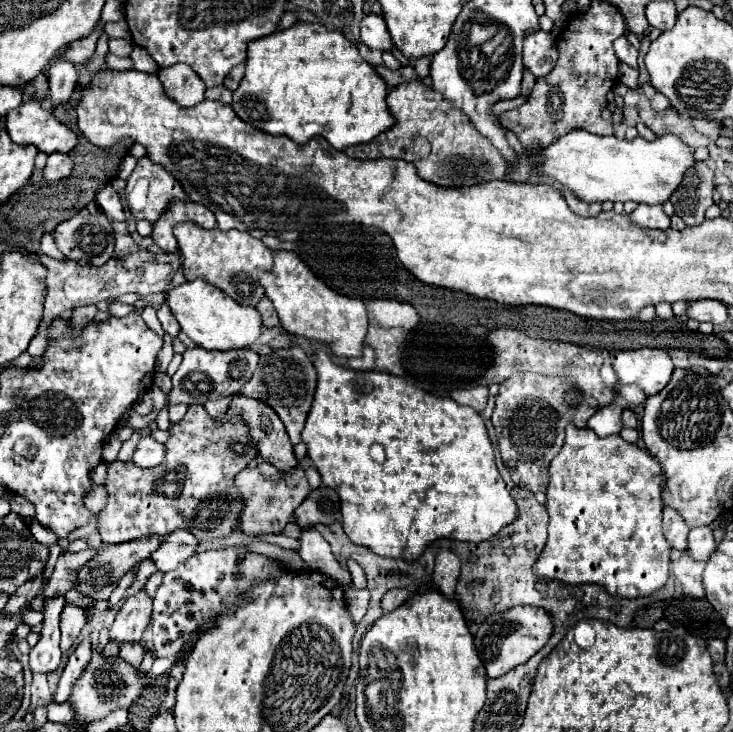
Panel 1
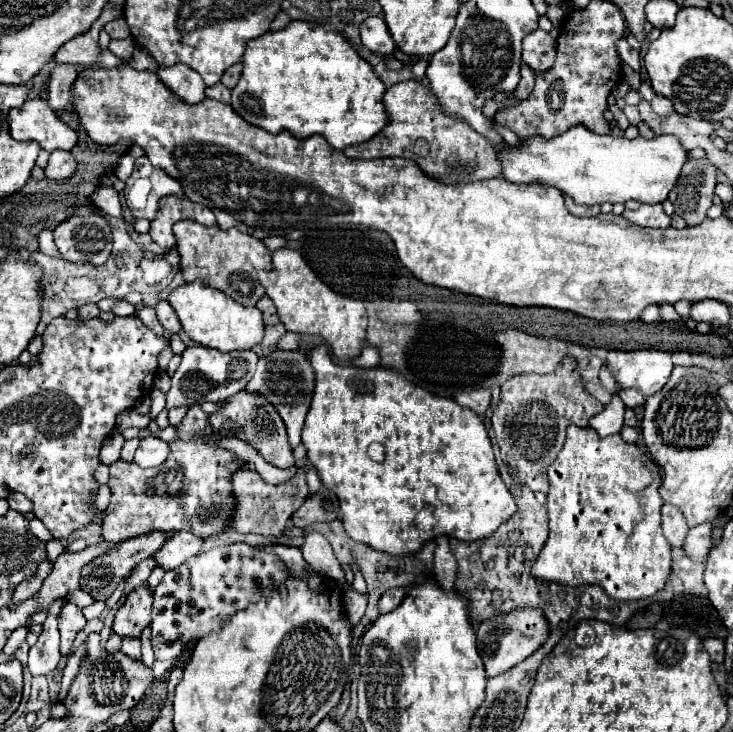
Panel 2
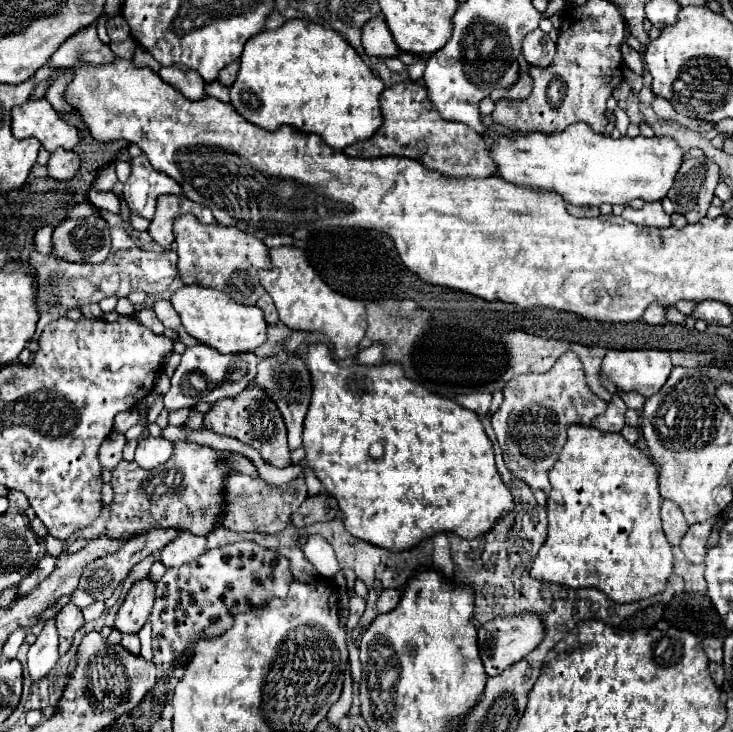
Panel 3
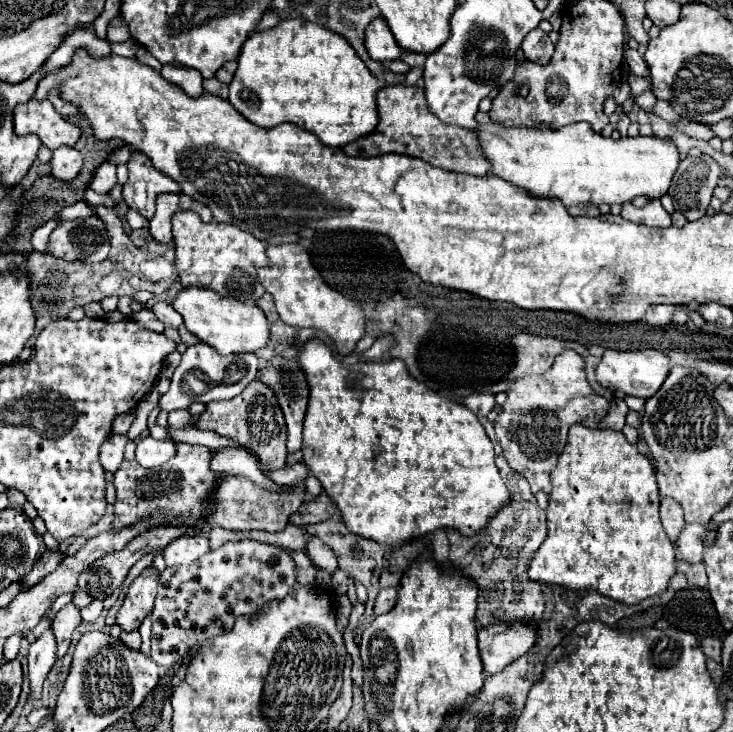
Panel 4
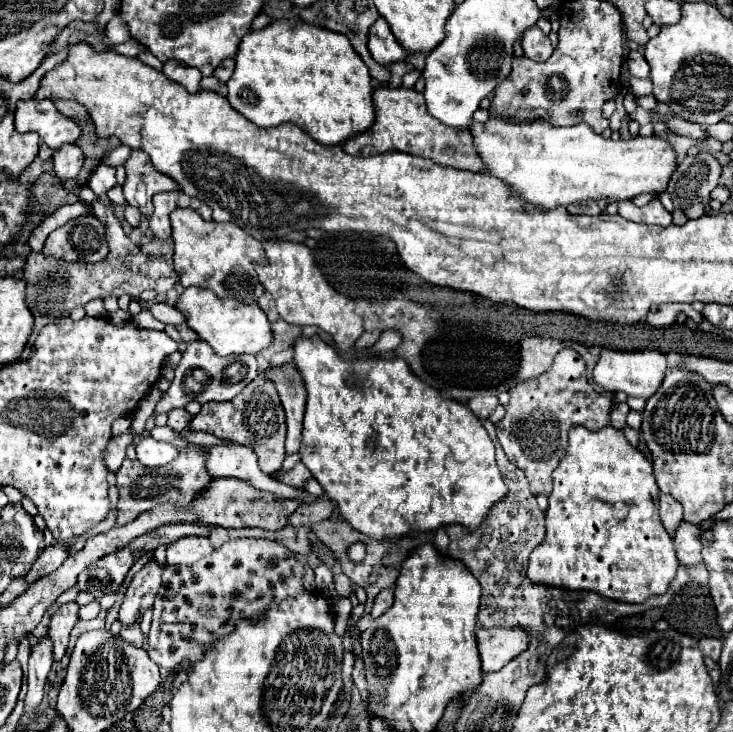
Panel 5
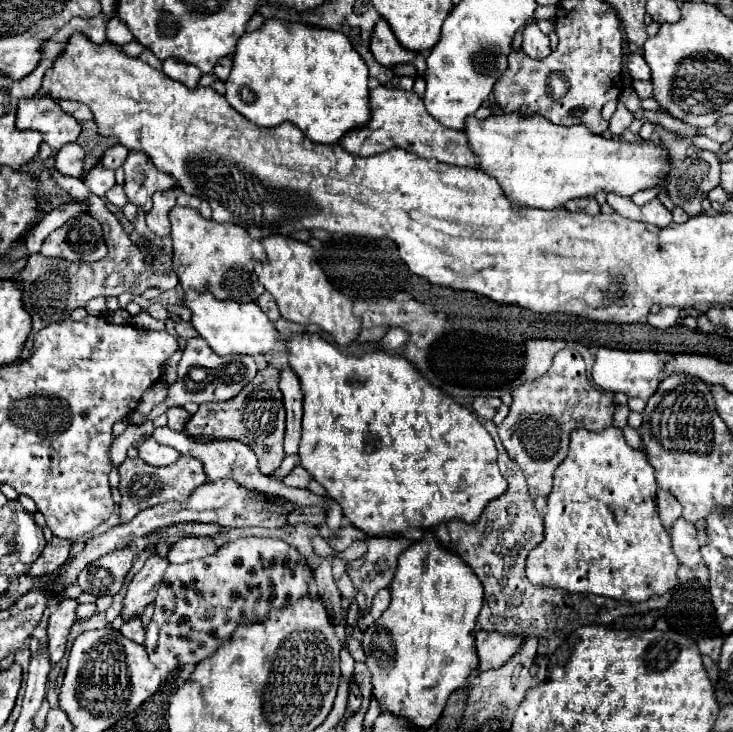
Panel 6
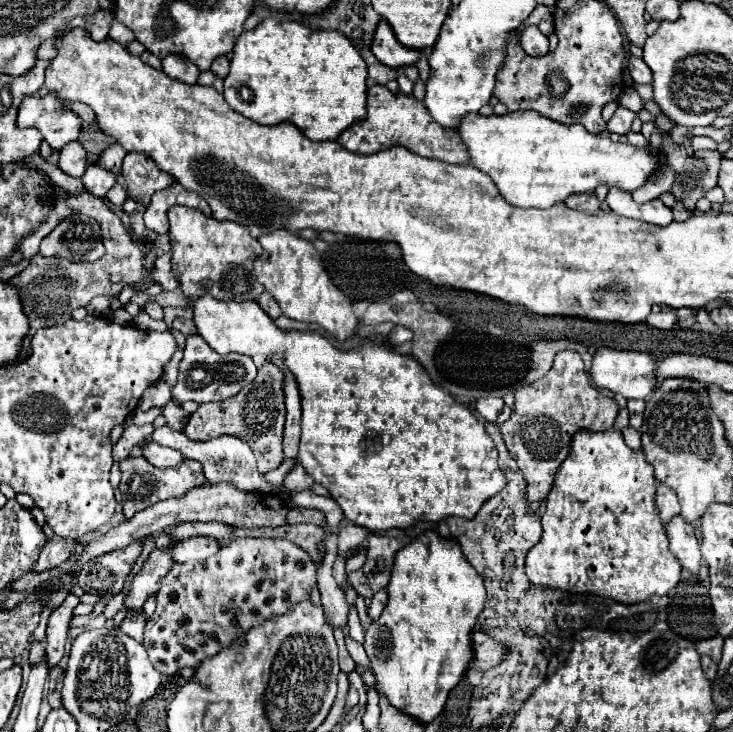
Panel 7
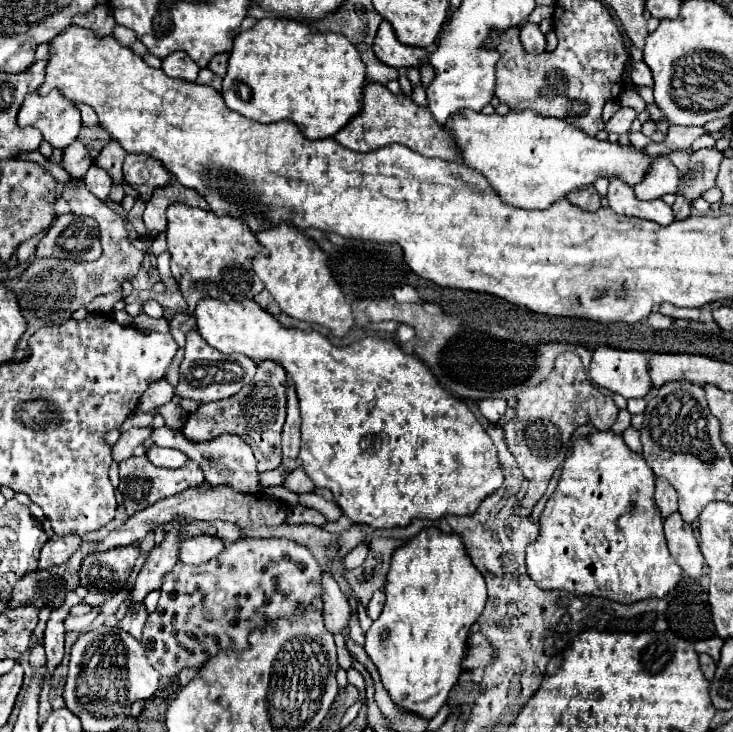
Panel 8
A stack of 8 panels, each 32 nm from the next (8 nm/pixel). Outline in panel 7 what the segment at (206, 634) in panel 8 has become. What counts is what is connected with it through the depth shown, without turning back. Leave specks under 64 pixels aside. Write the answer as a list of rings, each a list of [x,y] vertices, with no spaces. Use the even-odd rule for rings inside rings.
[[[236,538],[222,546],[218,554],[200,564],[174,564],[164,576],[160,592],[156,596],[156,612],[146,622],[144,648],[150,662],[164,676],[172,676],[184,666],[196,668],[208,656],[214,656],[220,648],[240,638],[244,630],[262,624],[272,614],[286,612],[292,604],[310,598],[310,590],[316,584],[318,566],[296,544],[274,538]]]

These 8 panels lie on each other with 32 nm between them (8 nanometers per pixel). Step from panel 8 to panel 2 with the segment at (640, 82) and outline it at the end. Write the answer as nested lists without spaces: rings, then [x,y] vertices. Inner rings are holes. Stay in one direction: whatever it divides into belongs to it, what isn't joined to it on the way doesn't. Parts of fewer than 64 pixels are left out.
[[[626,38],[618,40],[616,52],[618,52],[618,56],[620,56],[620,60],[622,60],[624,64],[628,64],[632,70],[640,72],[640,56],[638,56],[638,50],[630,48],[630,44],[626,42]]]

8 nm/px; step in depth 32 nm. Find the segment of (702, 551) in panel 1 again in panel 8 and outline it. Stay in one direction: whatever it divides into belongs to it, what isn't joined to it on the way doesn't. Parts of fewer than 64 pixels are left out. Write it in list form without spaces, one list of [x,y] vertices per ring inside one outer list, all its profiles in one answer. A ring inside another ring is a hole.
[[[676,512],[664,522],[664,532],[668,540],[670,554],[676,558],[676,562],[682,566],[682,570],[690,578],[700,578],[704,558],[698,548],[698,542],[694,538],[694,530],[690,524],[682,520],[682,516]]]

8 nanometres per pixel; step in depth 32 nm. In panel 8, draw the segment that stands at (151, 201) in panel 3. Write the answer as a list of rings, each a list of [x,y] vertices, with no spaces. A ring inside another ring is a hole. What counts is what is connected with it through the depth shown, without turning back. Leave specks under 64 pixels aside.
[[[128,154],[124,158],[124,180],[128,186],[138,190],[144,202],[148,202],[156,188],[164,188],[170,184],[172,174],[168,174],[168,170],[150,156]]]

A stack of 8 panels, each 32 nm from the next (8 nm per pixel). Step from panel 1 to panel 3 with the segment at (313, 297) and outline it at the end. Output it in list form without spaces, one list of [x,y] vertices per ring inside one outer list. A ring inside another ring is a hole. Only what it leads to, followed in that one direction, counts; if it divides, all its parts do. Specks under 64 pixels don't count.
[[[280,246],[270,250],[272,268],[258,270],[260,284],[272,296],[280,320],[290,330],[322,332],[334,346],[338,358],[348,358],[358,354],[358,344],[366,332],[366,310],[364,304],[358,304],[352,298],[346,298],[326,286],[314,268],[308,264],[304,252],[292,246]]]

